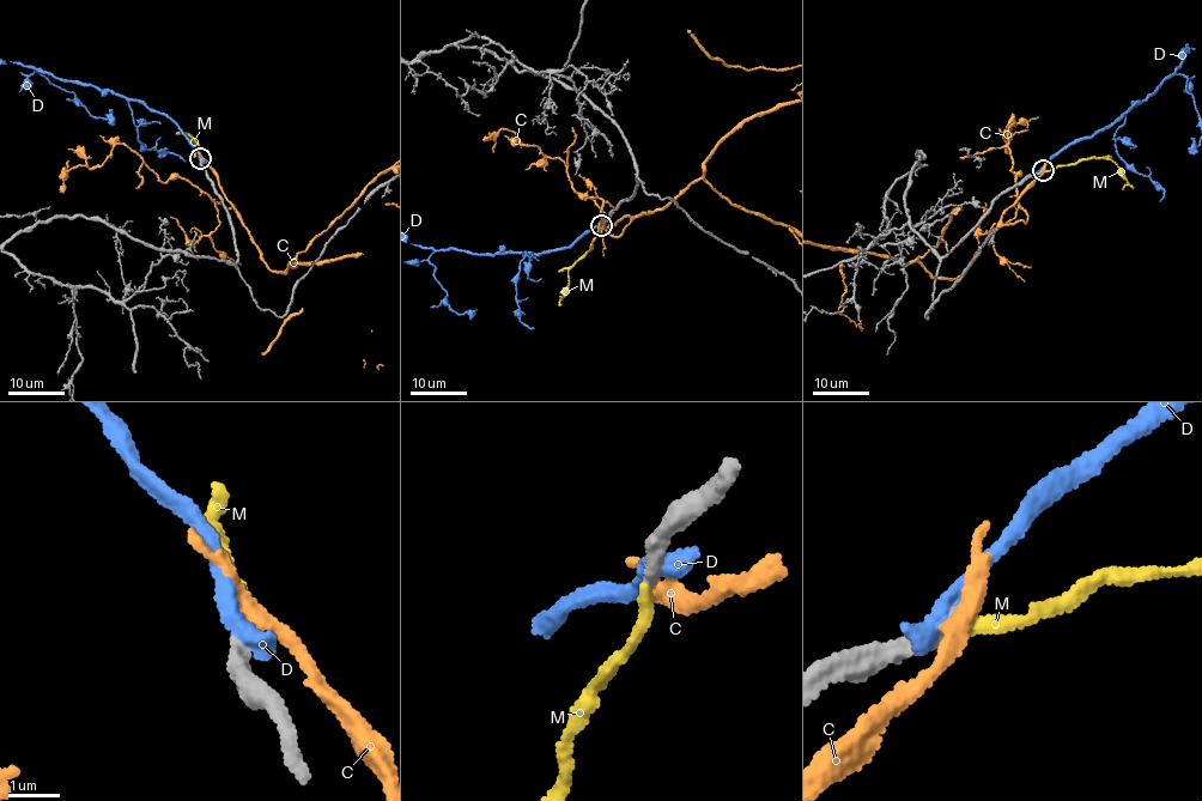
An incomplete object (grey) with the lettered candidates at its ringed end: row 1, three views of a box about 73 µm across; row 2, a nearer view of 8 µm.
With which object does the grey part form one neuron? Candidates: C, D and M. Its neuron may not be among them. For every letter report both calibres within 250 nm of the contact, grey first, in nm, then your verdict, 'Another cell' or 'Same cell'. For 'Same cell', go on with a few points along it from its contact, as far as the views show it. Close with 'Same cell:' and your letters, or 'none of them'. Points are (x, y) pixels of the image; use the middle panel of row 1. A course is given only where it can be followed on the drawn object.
C: Thickness 320 nm (grey) against 300 nm. Another cell
D: Thickness 360 nm (grey) against 440 nm. Another cell
M: Thickness 320 nm (grey) against 240 nm. Another cell
Same cell: none of them

